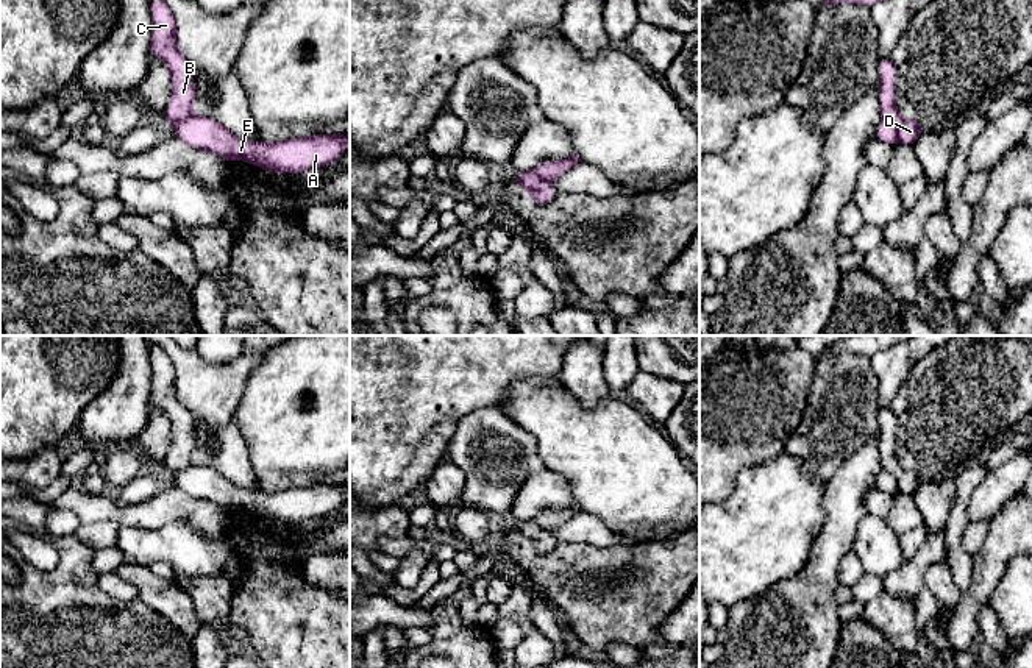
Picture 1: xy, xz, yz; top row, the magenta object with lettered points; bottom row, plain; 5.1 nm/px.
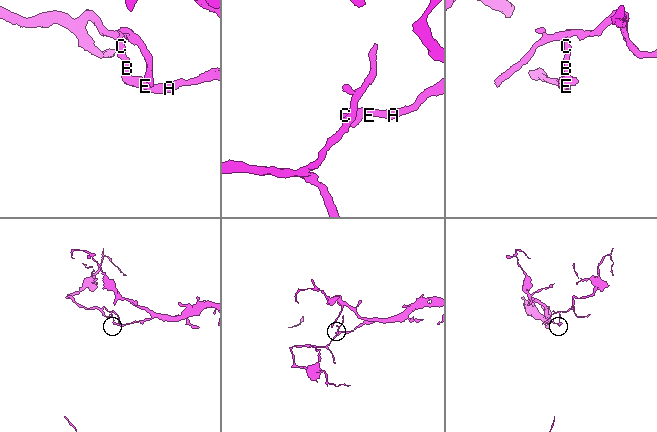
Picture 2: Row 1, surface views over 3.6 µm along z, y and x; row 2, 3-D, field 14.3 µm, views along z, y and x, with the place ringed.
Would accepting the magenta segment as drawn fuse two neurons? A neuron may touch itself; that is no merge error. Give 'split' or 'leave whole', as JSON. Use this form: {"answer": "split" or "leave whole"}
{"answer": "split"}

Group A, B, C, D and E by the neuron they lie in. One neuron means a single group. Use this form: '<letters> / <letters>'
A E / B C D

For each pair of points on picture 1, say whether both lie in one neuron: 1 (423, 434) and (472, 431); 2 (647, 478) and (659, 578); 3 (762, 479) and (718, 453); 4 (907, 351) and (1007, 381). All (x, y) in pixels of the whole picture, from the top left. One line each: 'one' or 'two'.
1: two
2: two
3: two
4: two

